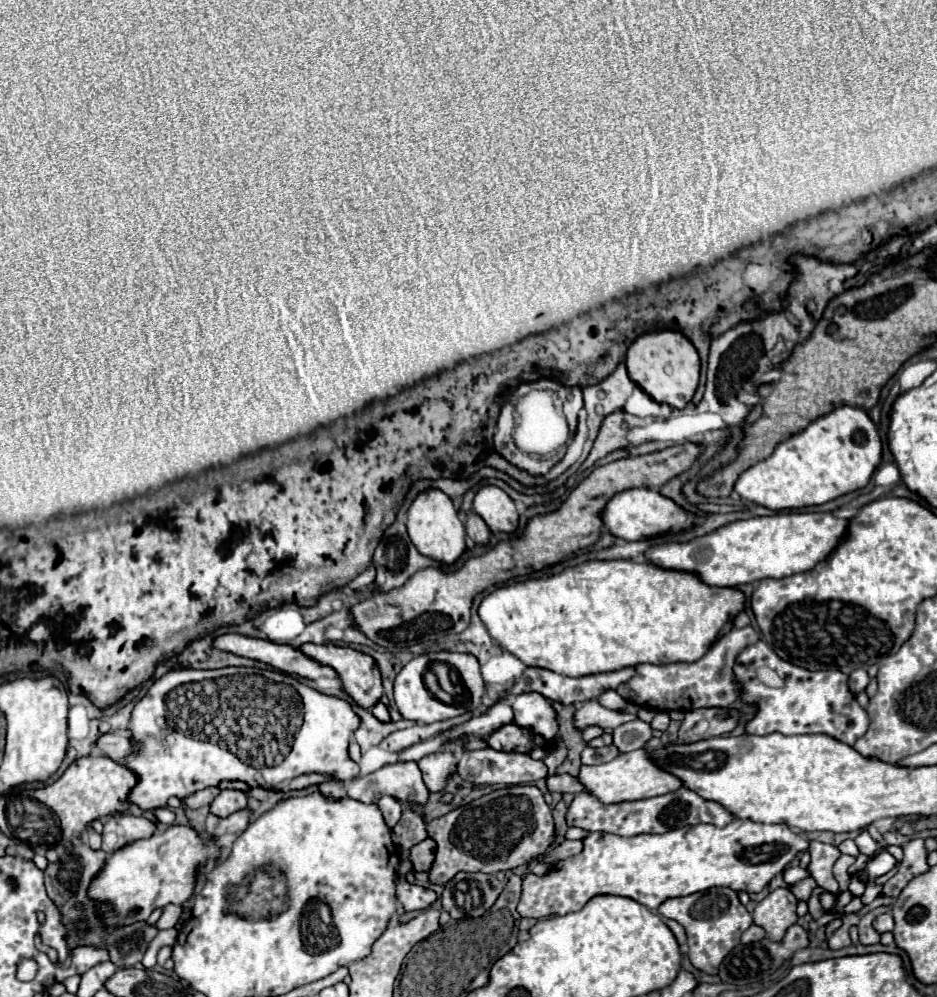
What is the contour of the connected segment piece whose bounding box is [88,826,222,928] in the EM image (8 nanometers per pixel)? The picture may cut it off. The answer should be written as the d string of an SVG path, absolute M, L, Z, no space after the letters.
M170 826L166 832L156 832L148 840L138 840L138 842L124 846L122 850L110 854L104 870L90 884L88 894L100 902L100 916L110 928L140 922L140 920L146 920L156 908L164 908L168 904L180 906L186 900L190 900L194 896L194 888L196 888L196 880L200 876L200 870L206 868L206 864L210 860L212 862L220 860L220 856L222 856L222 848L216 844L216 840L200 836L190 826Z

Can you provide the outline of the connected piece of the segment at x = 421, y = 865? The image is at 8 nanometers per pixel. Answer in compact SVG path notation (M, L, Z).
M426 838L422 842L418 842L412 850L410 850L410 860L416 872L428 872L432 862L434 862L434 854L436 854L436 844L432 838Z

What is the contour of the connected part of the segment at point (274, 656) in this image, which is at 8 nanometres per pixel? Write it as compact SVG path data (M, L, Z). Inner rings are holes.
M224 634L214 640L214 646L220 650L226 650L226 652L244 656L244 658L252 658L252 660L270 664L284 674L298 674L308 680L318 680L322 676L338 678L334 668L318 664L316 660L310 660L300 648L294 648L288 644L276 644L270 640L248 638L242 634Z

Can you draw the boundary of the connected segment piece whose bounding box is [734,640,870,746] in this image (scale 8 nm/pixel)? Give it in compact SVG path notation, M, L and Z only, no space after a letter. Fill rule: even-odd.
M762 640L754 646L748 646L736 660L734 666L736 678L744 684L742 698L746 702L758 704L758 716L746 726L748 734L828 734L844 744L854 744L856 738L866 734L870 720L868 714L858 706L854 694L848 690L848 676L840 670L826 670L826 672L810 672L806 668L798 668L782 658L766 646ZM768 666L774 670L782 680L784 688L770 688L758 680L758 668Z

